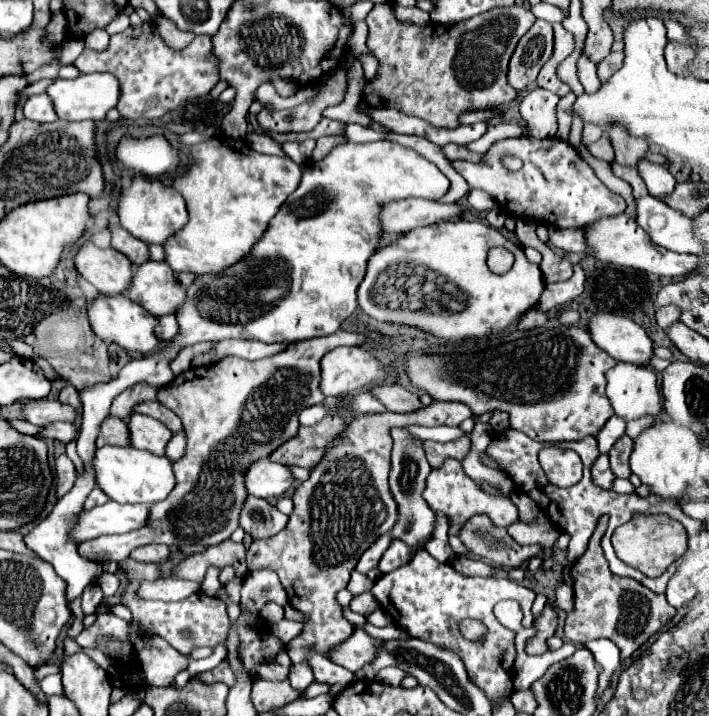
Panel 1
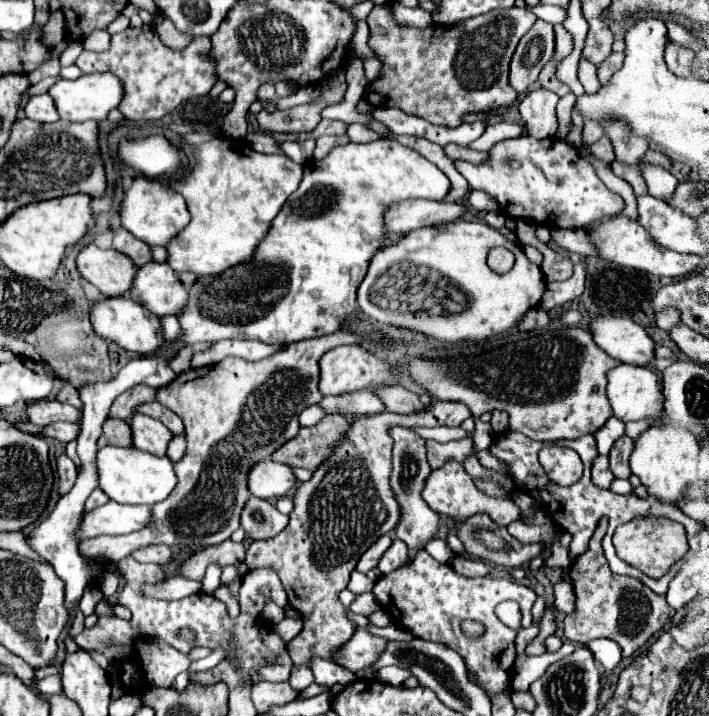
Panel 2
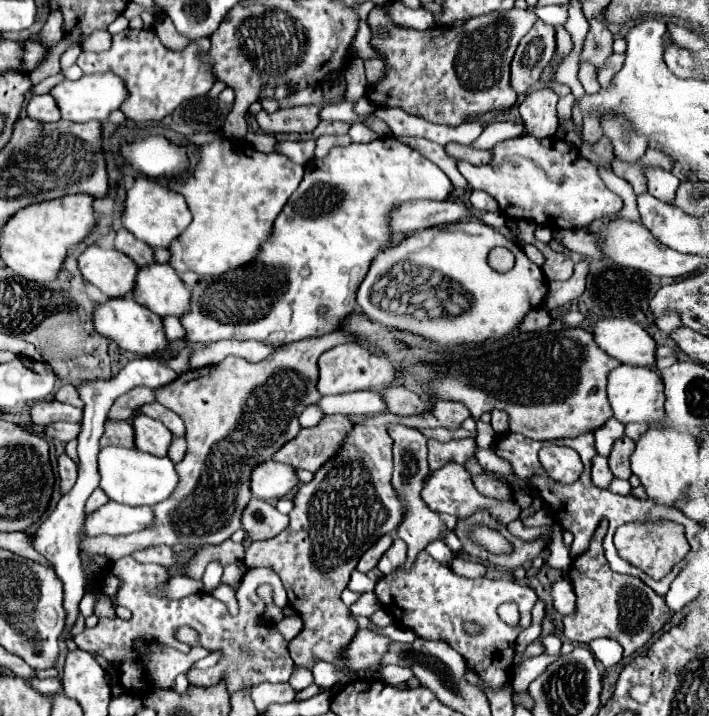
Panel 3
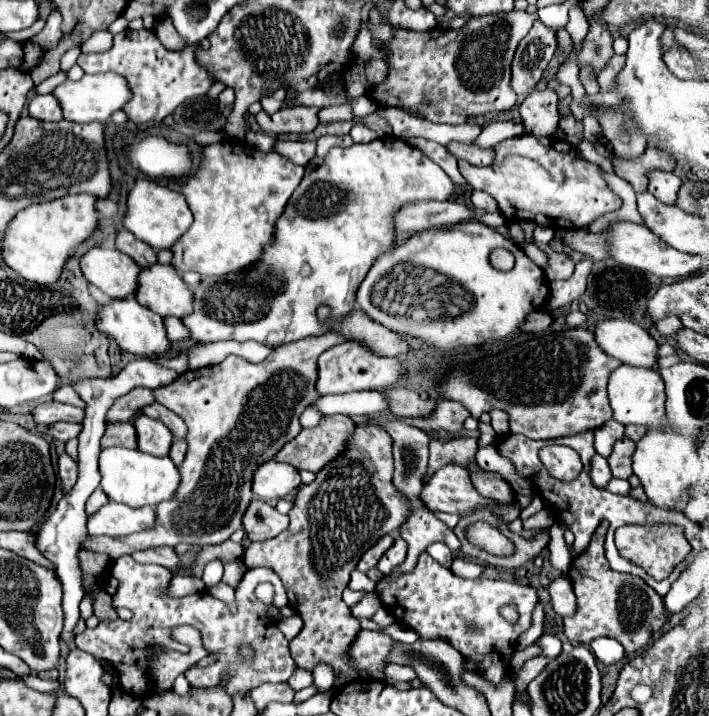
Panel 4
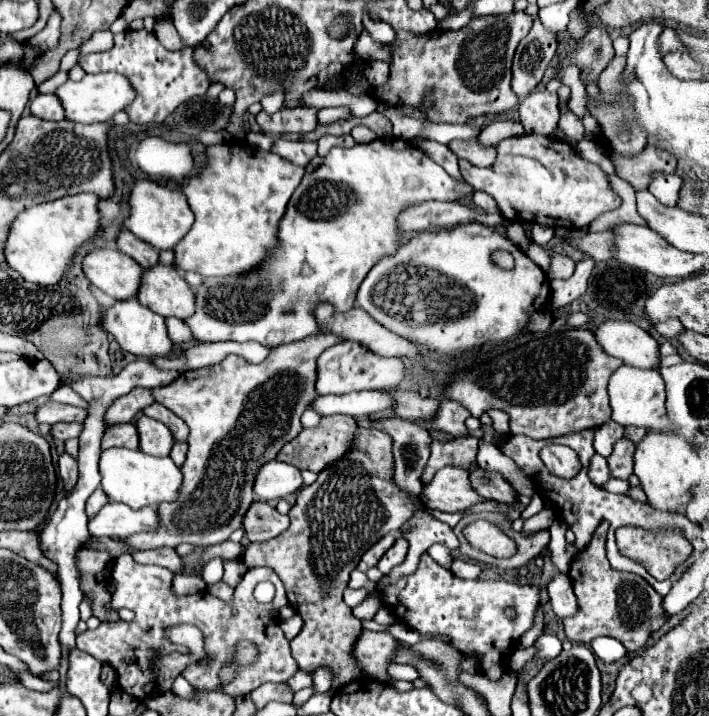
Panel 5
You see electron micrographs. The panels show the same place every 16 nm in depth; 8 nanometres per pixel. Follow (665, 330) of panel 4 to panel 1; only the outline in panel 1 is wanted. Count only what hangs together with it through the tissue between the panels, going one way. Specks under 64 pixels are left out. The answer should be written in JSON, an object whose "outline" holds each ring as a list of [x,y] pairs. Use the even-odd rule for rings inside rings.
{"outline":[[[664,306],[656,312],[656,322],[662,330],[668,330],[668,326],[676,324],[680,320],[680,312],[676,310],[676,306]]]}

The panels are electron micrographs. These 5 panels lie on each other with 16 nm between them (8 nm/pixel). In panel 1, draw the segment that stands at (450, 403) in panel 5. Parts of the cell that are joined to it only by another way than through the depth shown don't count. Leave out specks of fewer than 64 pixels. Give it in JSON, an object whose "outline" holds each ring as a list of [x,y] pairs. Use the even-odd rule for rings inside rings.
{"outline":[[[432,402],[422,412],[414,414],[384,412],[354,418],[348,430],[328,448],[326,458],[312,470],[310,478],[296,488],[288,526],[272,538],[254,540],[250,544],[246,552],[248,568],[274,570],[288,592],[290,606],[308,618],[302,634],[286,646],[294,664],[306,662],[310,650],[328,658],[356,628],[344,618],[344,606],[336,600],[336,594],[346,588],[352,570],[370,544],[374,544],[378,536],[390,532],[392,524],[396,524],[396,500],[388,486],[392,426],[460,426],[466,418],[472,418],[472,412],[458,402]],[[350,472],[364,474],[354,480]]]}

